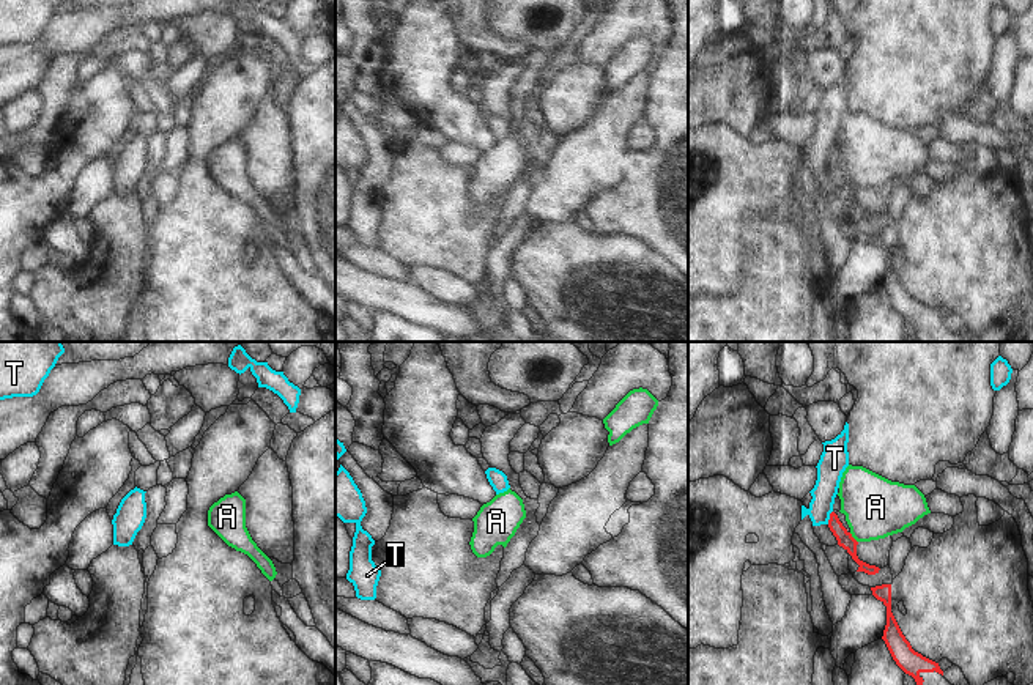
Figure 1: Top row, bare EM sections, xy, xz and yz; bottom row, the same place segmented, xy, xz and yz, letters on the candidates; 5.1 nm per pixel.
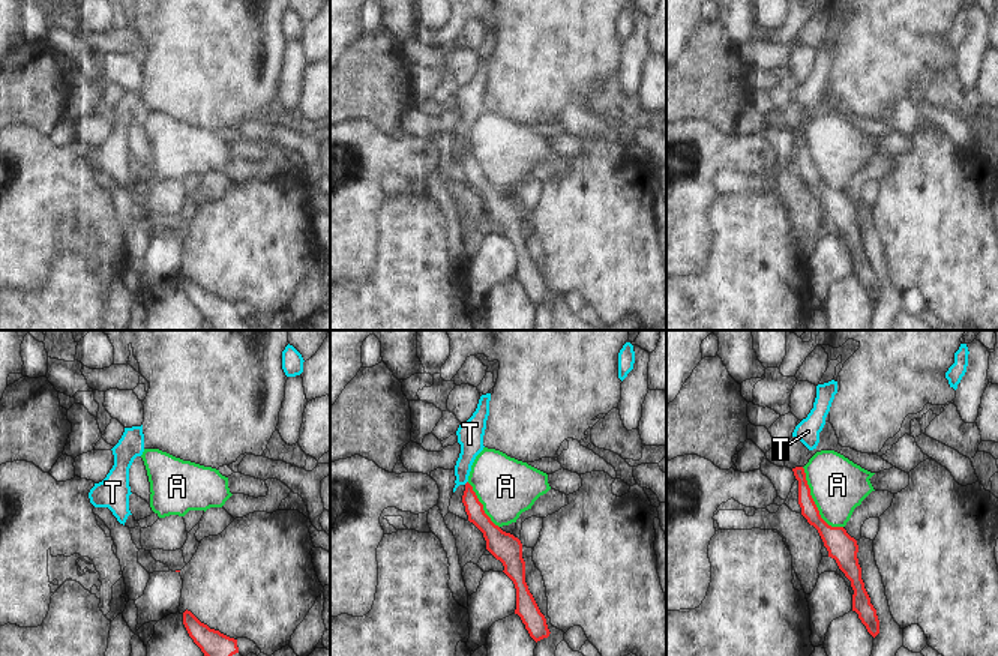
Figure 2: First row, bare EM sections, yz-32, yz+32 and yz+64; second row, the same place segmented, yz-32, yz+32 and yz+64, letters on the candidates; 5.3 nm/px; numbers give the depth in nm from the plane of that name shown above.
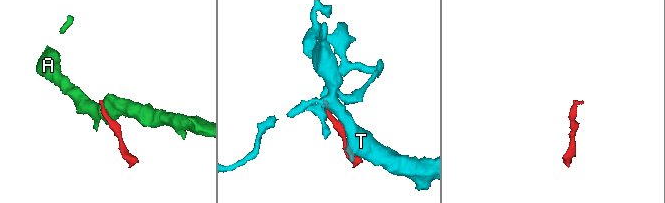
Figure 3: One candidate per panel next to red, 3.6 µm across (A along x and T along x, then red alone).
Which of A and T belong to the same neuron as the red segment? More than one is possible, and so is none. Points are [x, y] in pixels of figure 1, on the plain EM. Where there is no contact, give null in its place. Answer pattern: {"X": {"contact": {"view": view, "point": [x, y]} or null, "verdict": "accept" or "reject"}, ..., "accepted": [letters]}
{"A": {"contact": {"view": "yz", "point": [852, 185]}, "verdict": "reject"}, "T": {"contact": {"view": "yz", "point": [830, 164]}, "verdict": "reject"}, "accepted": []}

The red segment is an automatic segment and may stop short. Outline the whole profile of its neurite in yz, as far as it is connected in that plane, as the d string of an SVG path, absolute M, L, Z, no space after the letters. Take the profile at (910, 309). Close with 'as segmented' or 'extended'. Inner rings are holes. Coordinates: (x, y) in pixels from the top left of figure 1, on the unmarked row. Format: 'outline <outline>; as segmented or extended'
outline M891 231L871 235L872 243L887 254L887 272L882 287L885 288L896 312L918 332L916 342L978 342L975 335L959 335L951 332L939 310L915 299L902 282L891 260Z; extended

